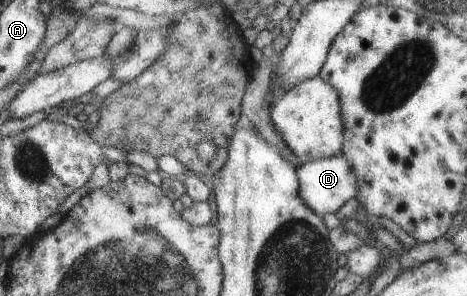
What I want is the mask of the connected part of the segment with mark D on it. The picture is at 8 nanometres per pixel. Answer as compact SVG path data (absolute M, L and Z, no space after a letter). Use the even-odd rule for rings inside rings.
M338 154L329 158L318 158L295 166L298 182L297 194L300 199L317 215L335 211L357 192L356 176L351 165Z

